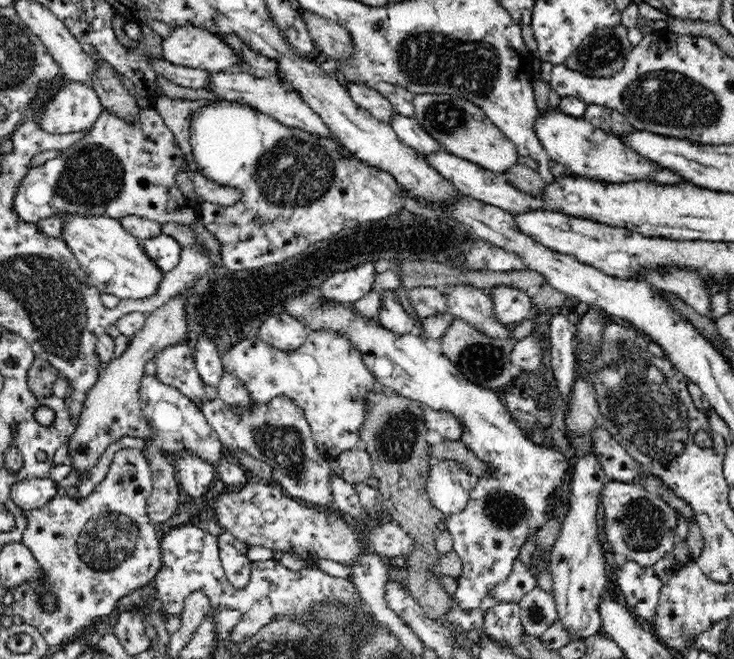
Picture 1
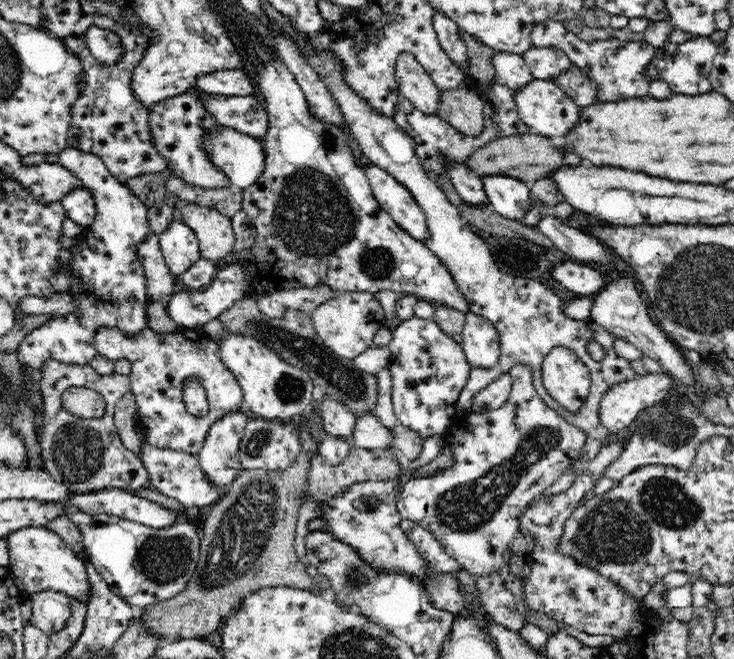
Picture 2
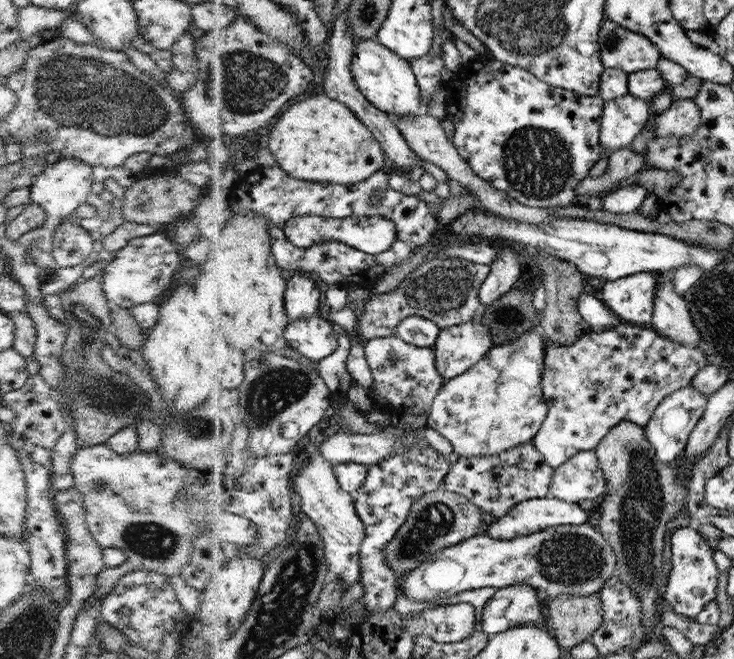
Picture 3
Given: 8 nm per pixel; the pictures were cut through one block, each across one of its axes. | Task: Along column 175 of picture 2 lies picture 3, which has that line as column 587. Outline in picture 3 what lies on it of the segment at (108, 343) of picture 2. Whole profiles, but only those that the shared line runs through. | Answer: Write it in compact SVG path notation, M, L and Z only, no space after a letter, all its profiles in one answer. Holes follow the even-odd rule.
M620 323L612 329L607 328L606 332L603 330L590 330L584 333L574 344L568 344L568 346L560 346L560 344L554 344L544 335L544 340L547 340L547 357L543 369L543 393L546 397L546 404L550 406L547 419L543 422L542 428L535 439L531 441L531 446L534 447L544 457L546 464L550 465L553 469L557 469L563 466L568 459L578 454L580 451L594 451L596 447L607 437L608 432L614 429L618 424L624 421L629 421L639 425L640 427L646 427L650 421L654 418L652 414L654 410L659 407L662 400L667 399L672 395L672 392L679 390L680 388L689 387L694 383L694 379L699 372L709 365L706 353L704 350L700 350L697 346L690 346L680 344L676 341L672 341L667 337L662 337L655 331L654 328L648 326L641 326L636 324L623 324Z

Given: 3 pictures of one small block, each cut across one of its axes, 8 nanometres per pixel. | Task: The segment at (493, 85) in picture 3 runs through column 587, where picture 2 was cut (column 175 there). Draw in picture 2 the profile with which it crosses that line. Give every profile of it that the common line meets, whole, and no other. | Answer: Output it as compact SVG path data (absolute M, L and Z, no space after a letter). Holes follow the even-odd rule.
M194 88L194 91L187 90L151 104L147 116L149 136L151 144L158 148L157 154L166 161L167 169L179 180L183 180L190 187L224 188L228 186L229 178L222 169L215 168L205 148L206 136L210 132L216 132L222 124L218 124L218 120L206 109L206 104L202 103L201 92L199 88Z

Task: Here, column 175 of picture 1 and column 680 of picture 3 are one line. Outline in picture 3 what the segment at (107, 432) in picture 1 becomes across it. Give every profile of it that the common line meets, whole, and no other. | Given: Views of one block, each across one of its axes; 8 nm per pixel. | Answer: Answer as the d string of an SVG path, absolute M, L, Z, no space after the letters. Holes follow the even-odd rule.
M660 272L660 287L655 298L654 319L649 327L662 337L680 344L696 346L702 338L700 328L694 324L686 302L675 289L672 272Z

